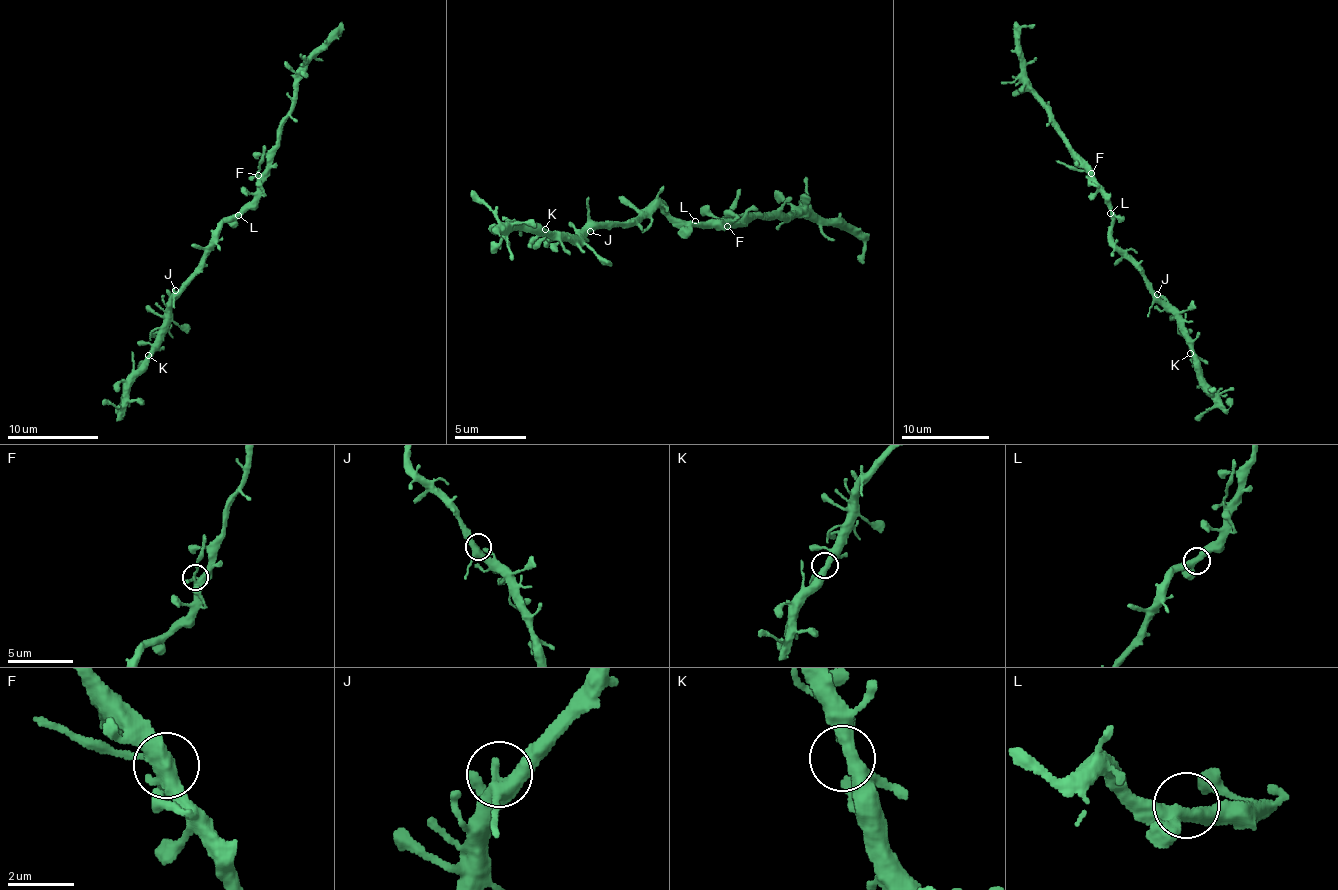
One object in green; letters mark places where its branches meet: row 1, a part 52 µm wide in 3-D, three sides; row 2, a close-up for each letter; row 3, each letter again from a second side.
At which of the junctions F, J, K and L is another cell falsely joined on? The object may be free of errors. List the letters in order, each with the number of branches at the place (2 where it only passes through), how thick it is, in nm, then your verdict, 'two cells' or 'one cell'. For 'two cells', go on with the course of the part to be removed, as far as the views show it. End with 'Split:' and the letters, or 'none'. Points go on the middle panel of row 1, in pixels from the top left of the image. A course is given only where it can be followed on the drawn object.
F: 3 branches meet; 400 nm thick; two cells; foreign part runs (728, 227), (732, 200), (739, 190)
J: 3 branches meet; 320 nm thick; one cell
K: 3 branches meet; 360 nm thick; one cell
L: 3 branches meet; 360 nm thick; one cell
Split: F

